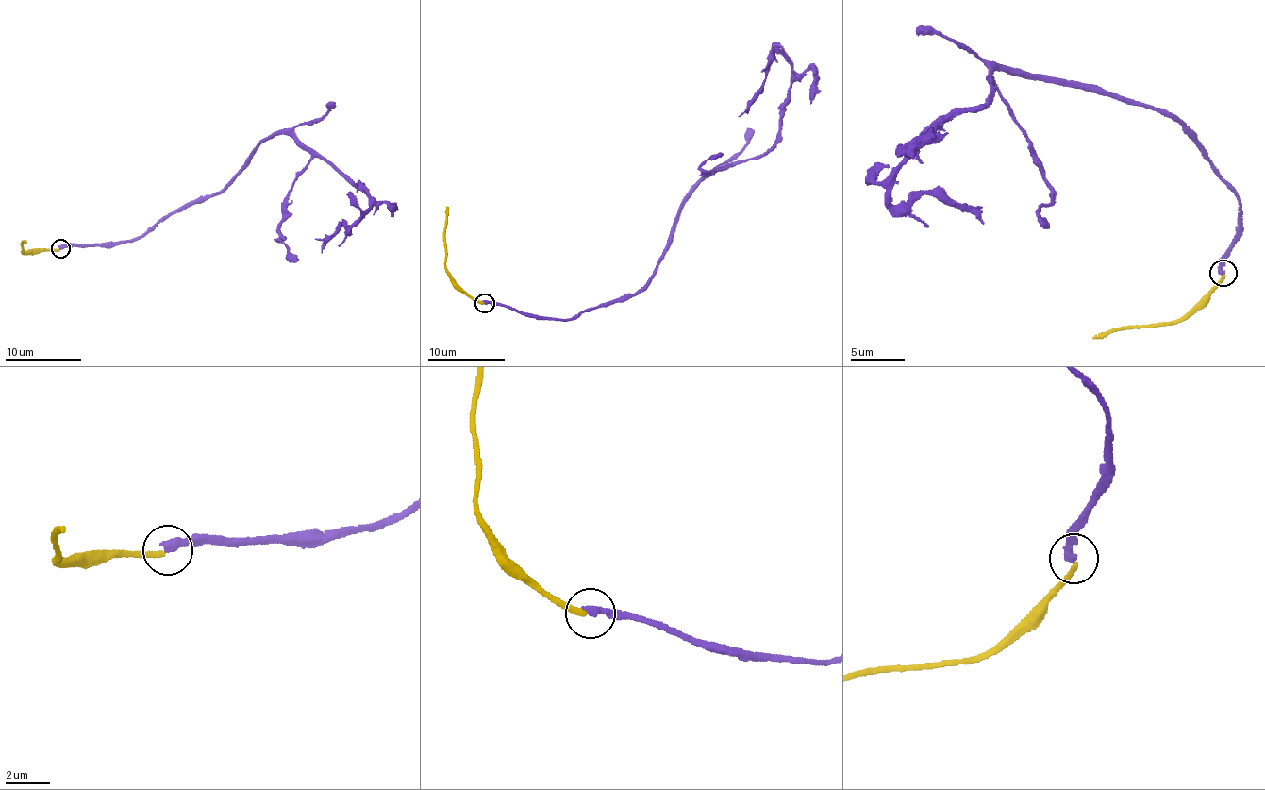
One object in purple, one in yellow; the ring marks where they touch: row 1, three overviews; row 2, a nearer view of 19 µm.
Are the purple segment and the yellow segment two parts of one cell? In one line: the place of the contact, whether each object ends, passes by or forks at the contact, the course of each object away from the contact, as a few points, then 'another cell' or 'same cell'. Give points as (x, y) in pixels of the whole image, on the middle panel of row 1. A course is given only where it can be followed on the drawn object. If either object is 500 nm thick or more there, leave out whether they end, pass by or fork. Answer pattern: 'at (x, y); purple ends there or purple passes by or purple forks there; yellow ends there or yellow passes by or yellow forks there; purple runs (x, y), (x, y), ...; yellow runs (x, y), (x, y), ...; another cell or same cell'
at (485, 303); purple ends there; yellow ends there; purple runs (484, 303), (568, 320), (624, 301), (654, 273), (699, 182), (768, 151), (789, 96), (780, 53), (738, 117); yellow runs (484, 302), (474, 302), (465, 294), (444, 263), (446, 206); another cell

